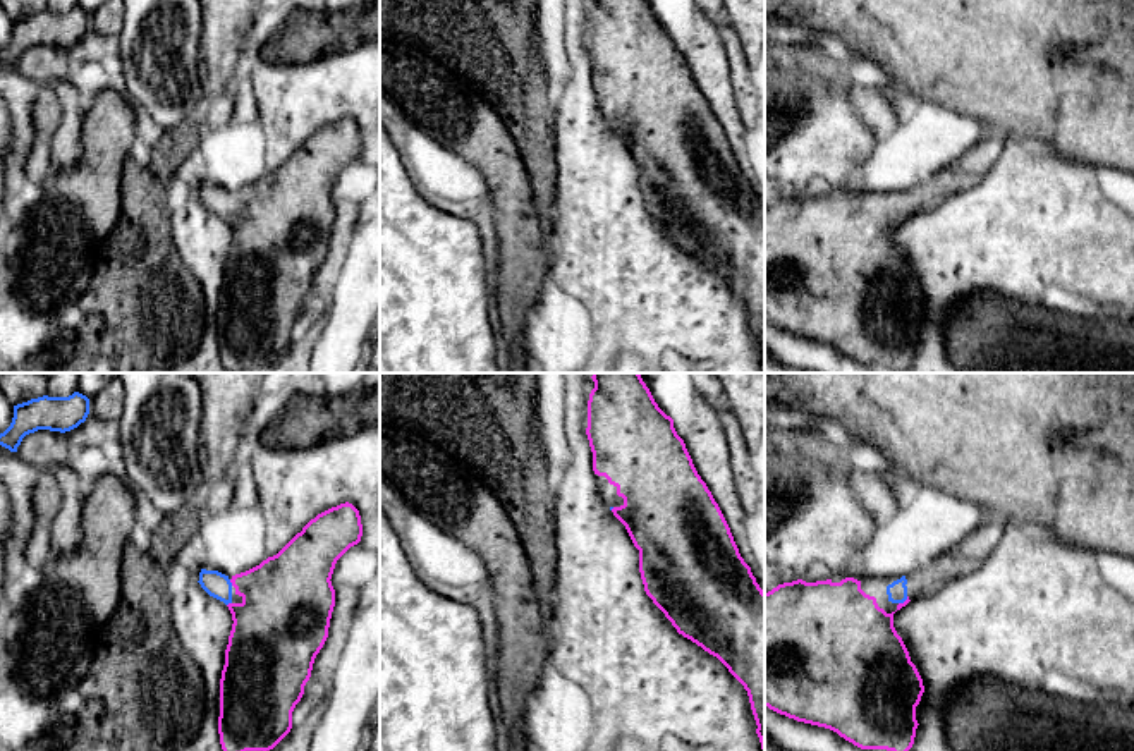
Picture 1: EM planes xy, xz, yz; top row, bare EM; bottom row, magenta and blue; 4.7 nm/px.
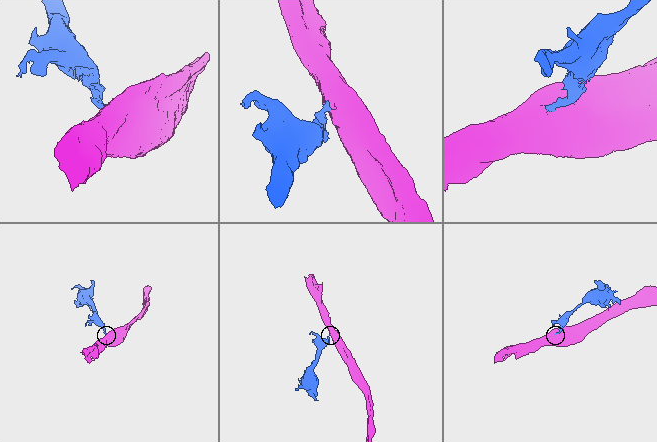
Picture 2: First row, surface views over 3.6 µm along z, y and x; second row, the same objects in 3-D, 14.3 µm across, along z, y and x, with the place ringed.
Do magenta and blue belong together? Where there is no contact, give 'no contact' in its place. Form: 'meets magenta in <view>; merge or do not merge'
meets magenta in yz; merge

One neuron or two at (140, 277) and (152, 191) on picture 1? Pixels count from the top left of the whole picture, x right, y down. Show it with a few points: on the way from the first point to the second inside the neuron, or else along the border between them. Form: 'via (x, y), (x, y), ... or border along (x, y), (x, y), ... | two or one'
via (140, 256), (145, 212) | one

